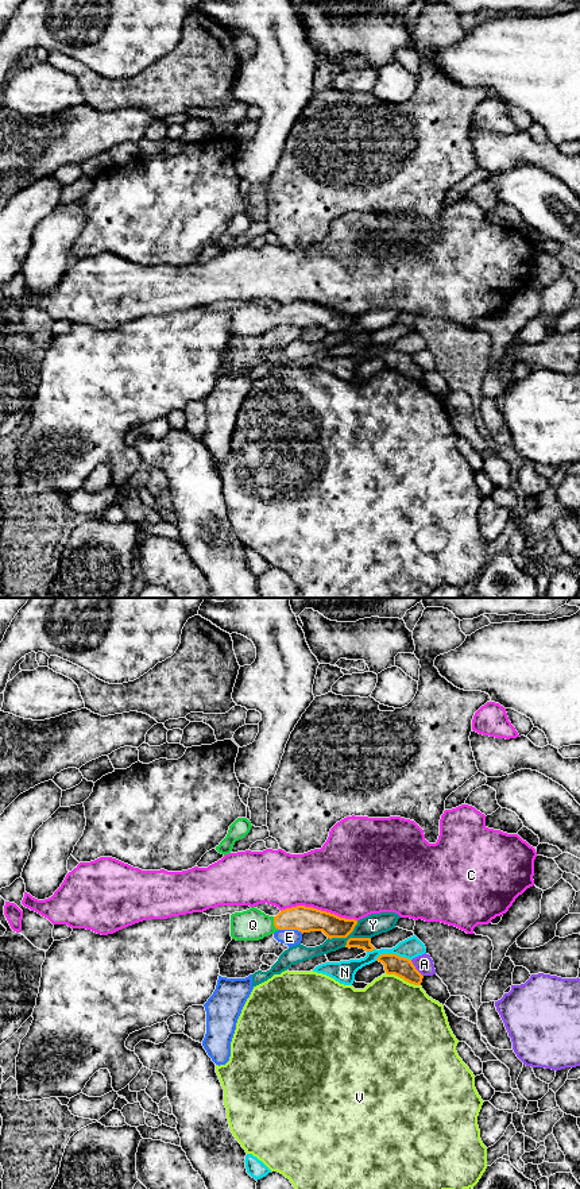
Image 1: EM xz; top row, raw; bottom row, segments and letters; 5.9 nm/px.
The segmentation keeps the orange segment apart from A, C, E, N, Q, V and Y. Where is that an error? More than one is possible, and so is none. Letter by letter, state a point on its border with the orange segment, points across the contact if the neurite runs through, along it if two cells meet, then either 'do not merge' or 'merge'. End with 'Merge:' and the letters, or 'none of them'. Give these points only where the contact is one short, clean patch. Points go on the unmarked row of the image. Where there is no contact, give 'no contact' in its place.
A: contact xz (414, 363); border xz (410, 355), (422, 371); do not merge
C: contact xz (318, 305); do not merge
E: contact xz (290, 324); do not merge
N: contact xz (393, 350); do not merge
Q: contact xz (274, 319); way xz (305, 315), (285, 315), (274, 319), (252, 320); merge
V: contact xz (403, 374); do not merge
Y: contact xz (348, 329); do not merge
Merge: Q

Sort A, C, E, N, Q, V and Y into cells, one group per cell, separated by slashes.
A / C / E / N / Q / V / Y

